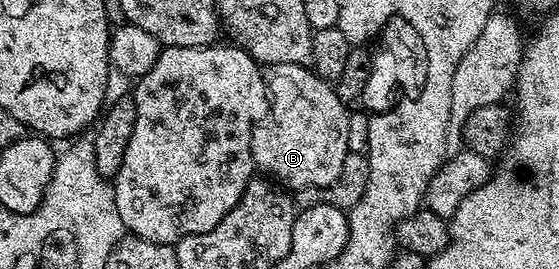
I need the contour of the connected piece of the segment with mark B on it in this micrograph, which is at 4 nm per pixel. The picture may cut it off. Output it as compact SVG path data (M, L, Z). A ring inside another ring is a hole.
M290 62L264 69L270 97L269 119L253 127L251 138L254 167L294 191L334 183L350 153L348 107L330 83L328 85L309 69Z

